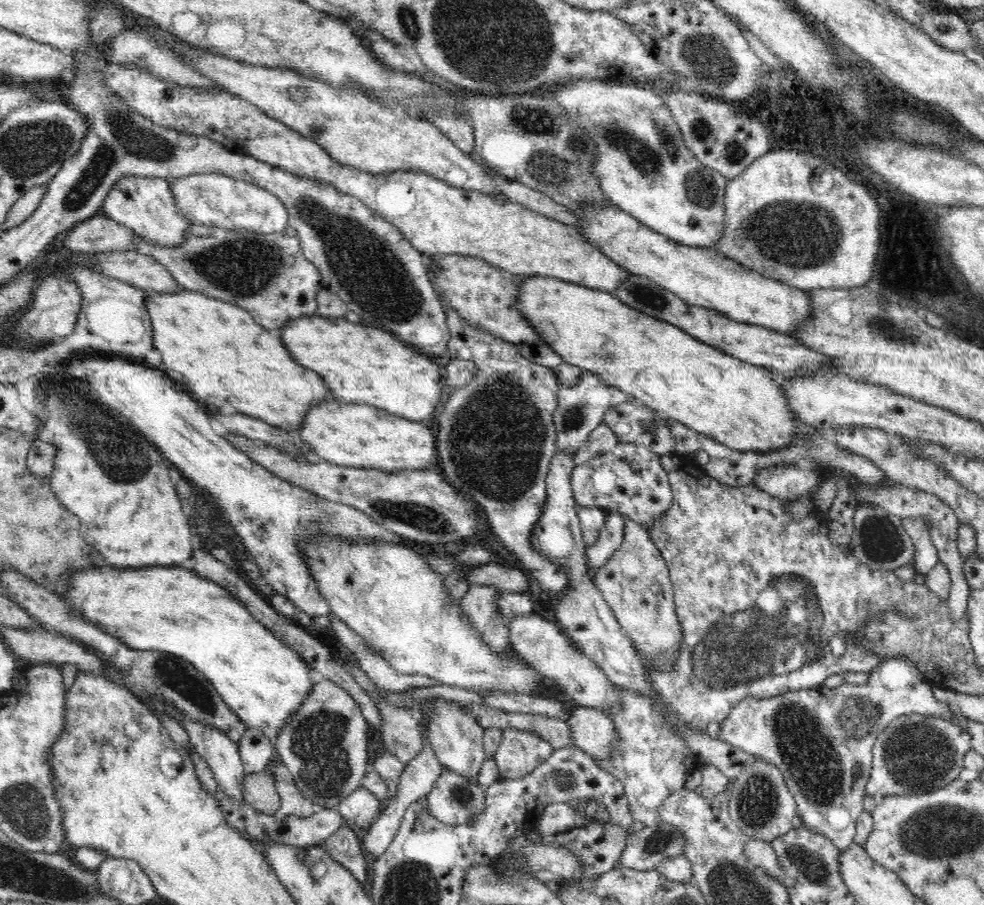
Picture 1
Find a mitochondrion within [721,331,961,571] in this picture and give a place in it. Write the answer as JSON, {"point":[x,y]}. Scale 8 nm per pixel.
{"point":[880,540]}

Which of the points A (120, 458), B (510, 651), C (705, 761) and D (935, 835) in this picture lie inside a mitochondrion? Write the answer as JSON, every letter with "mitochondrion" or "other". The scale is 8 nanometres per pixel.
{"A":"mitochondrion","B":"other","C":"other","D":"mitochondrion"}

